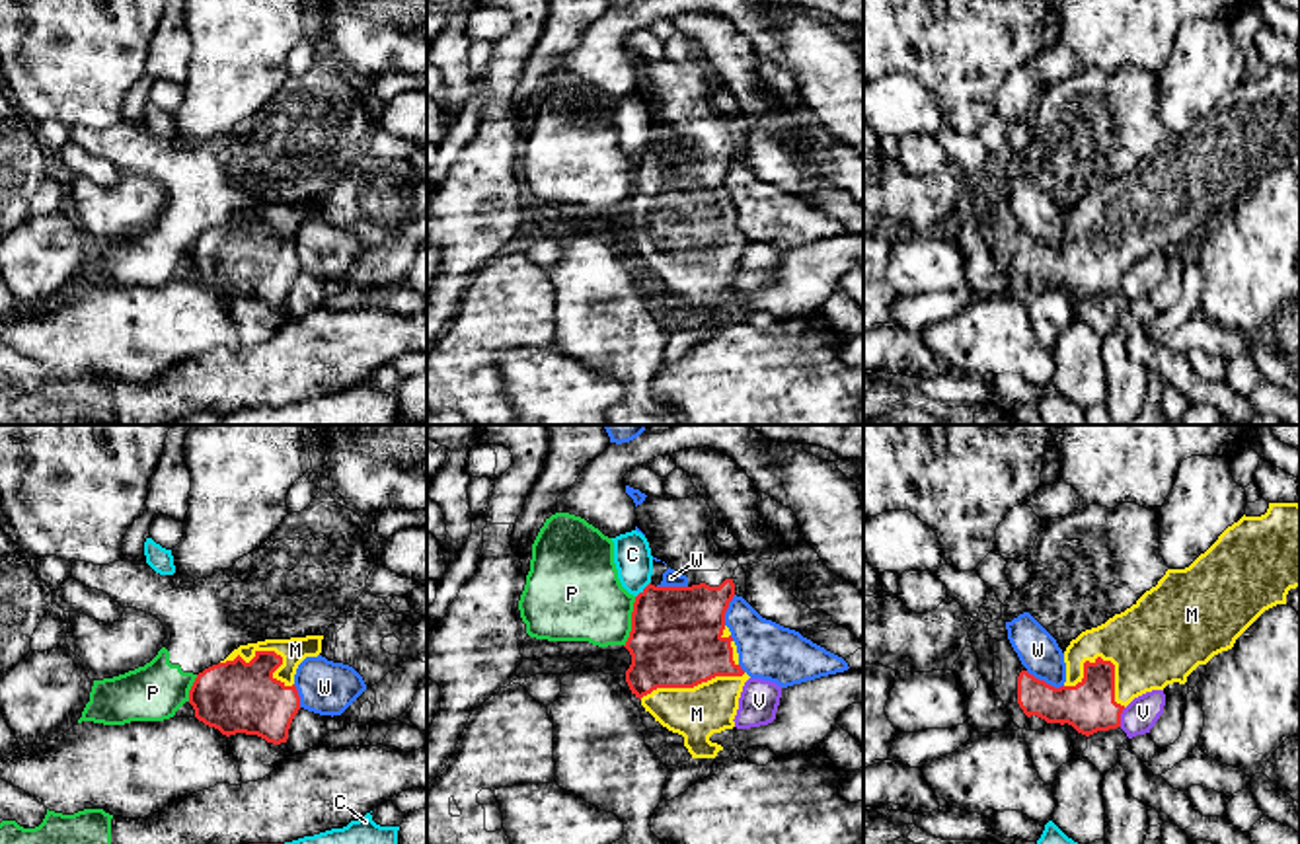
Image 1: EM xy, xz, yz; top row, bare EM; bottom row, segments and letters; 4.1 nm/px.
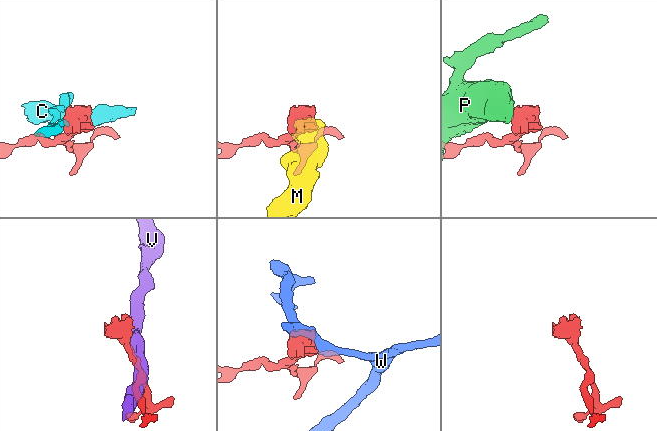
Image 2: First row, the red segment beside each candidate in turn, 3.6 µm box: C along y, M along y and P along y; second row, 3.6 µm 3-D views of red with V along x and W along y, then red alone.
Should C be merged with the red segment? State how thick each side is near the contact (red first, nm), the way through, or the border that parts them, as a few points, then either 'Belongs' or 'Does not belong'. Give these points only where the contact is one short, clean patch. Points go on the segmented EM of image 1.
Thickness 380 nm (red) against 160 nm. Boundary: xz (650, 581), (636, 597). Does not belong

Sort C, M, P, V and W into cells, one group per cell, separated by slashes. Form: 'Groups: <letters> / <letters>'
Groups: C / M / P / V / W

